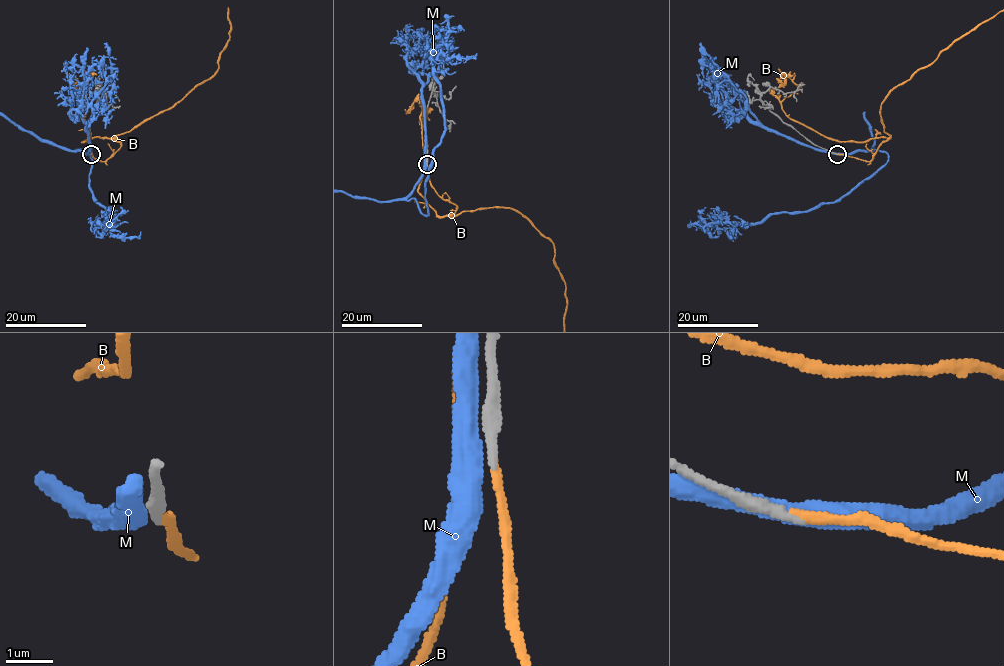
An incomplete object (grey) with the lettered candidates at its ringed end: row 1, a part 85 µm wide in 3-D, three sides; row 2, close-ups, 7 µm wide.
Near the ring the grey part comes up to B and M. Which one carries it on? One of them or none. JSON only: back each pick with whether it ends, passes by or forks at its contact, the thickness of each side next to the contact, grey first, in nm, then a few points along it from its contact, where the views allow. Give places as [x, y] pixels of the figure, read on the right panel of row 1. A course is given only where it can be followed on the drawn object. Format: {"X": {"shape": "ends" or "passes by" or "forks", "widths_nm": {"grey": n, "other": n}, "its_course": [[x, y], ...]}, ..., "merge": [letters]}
{"B": {"shape": "ends", "widths_nm": {"grey": 280, "other": 160}}, "merge": ["B"]}

